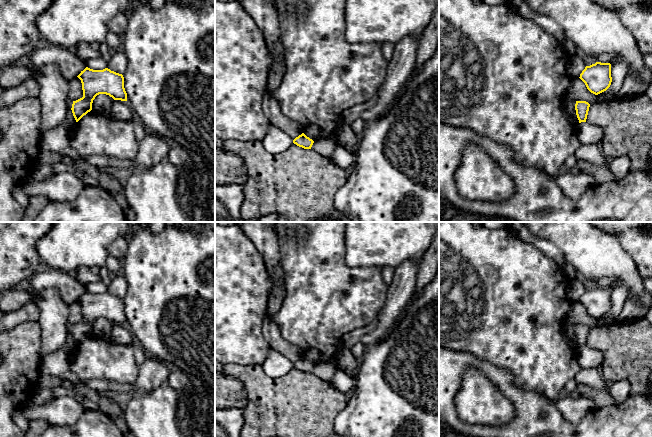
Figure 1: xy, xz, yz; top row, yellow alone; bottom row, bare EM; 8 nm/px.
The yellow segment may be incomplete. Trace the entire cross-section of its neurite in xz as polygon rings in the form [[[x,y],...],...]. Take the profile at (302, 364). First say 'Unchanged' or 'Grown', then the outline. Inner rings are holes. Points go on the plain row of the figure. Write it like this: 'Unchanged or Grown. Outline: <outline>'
Unchanged. Outline: [[[302,357],[293,364],[293,367],[304,373],[311,373],[314,365]]]

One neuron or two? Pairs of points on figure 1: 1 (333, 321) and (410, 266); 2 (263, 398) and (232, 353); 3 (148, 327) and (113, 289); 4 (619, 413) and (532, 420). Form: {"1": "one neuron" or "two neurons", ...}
{"1": "two neurons", "2": "two neurons", "3": "two neurons", "4": "one neuron"}

